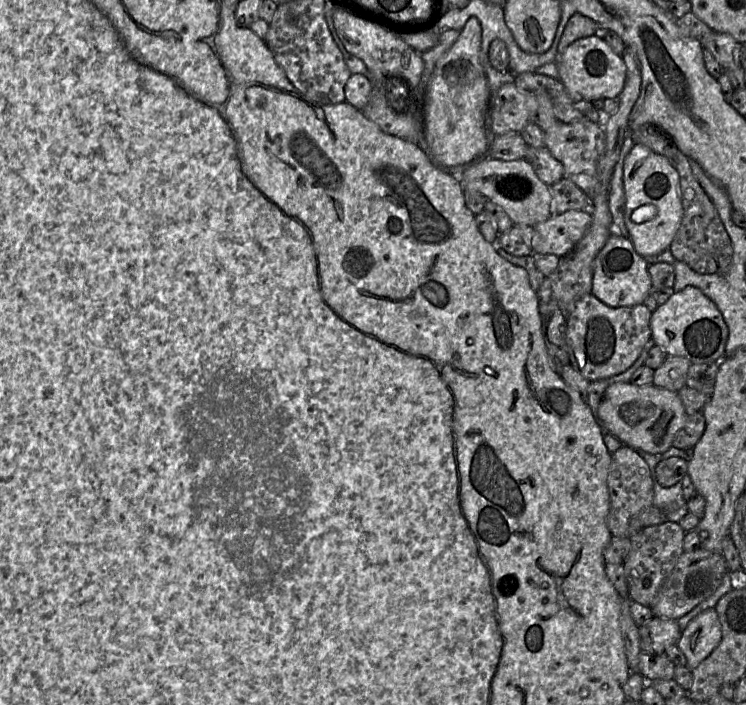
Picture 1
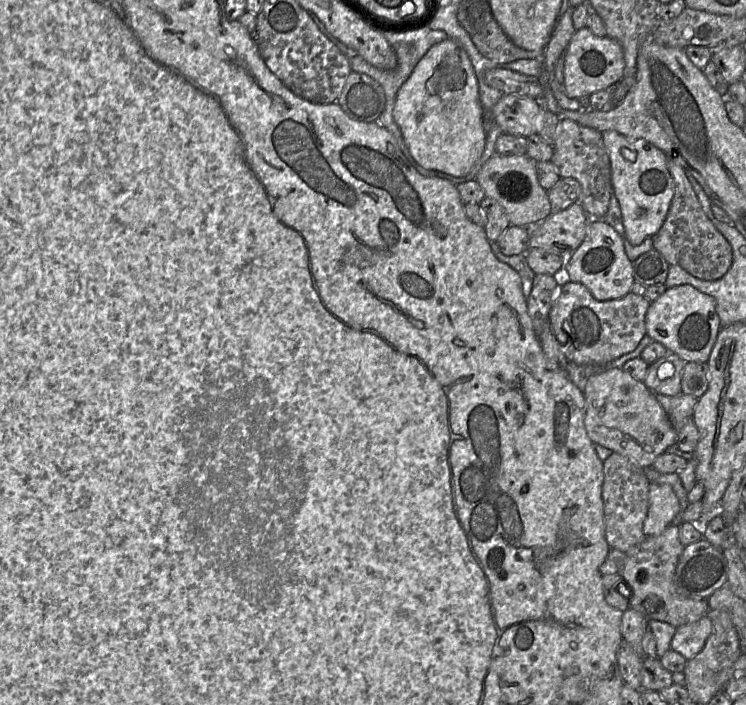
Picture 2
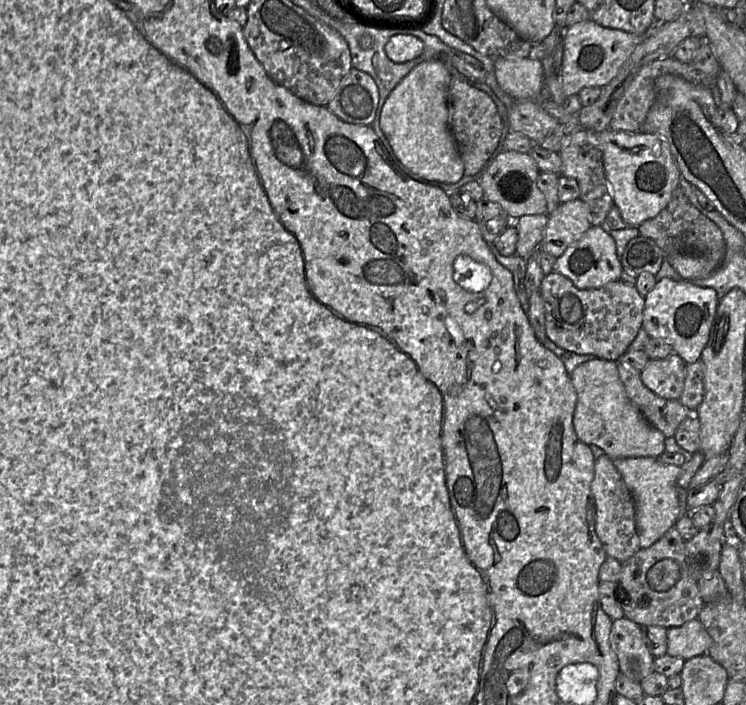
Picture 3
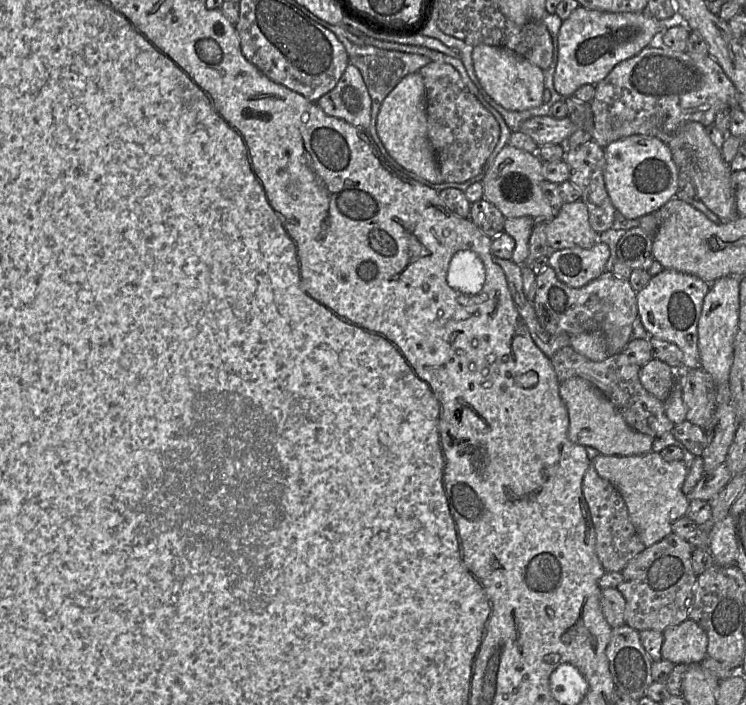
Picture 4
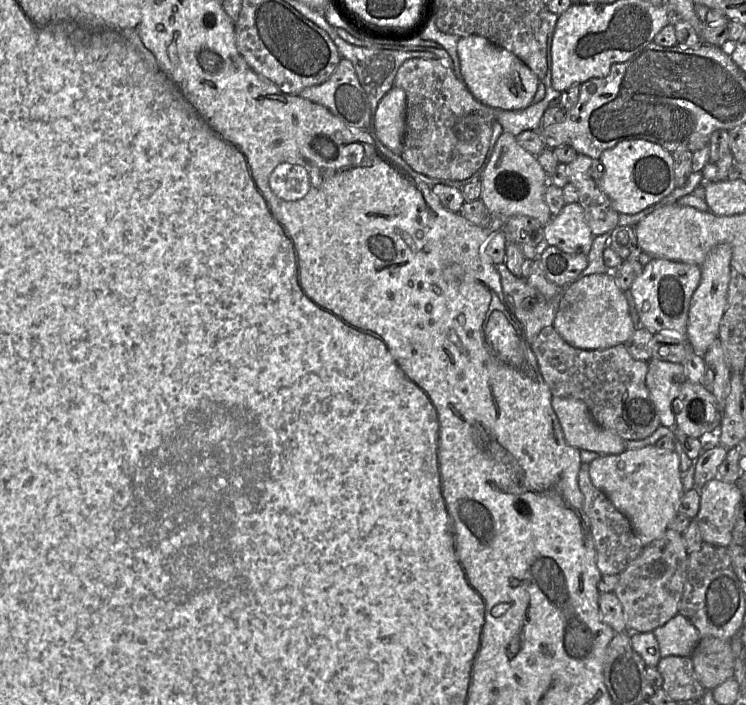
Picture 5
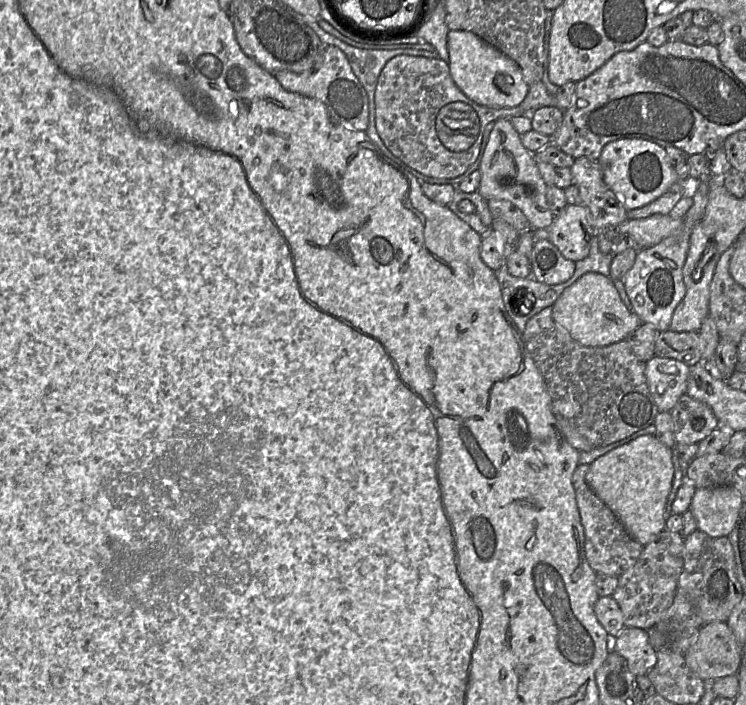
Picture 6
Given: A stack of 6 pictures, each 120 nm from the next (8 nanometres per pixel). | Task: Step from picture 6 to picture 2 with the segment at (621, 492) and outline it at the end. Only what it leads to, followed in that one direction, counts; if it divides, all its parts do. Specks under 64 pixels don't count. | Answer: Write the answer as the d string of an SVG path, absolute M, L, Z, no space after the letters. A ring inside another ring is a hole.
M650 483L649 508L643 525L646 537L661 534L672 524L679 510L679 501L668 484Z

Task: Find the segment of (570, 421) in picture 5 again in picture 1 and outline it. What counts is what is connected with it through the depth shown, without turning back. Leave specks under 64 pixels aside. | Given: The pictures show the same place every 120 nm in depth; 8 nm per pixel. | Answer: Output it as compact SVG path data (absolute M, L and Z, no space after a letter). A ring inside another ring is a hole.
M616 382L604 392L596 417L605 433L615 436L622 445L654 455L665 453L687 419L678 392L651 385L637 386Z

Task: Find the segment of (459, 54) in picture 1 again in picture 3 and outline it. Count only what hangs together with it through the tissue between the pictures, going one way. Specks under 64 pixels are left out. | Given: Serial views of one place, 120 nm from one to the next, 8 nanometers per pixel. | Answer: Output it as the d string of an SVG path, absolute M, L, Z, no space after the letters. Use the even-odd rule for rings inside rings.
M430 59L415 66L391 91L380 114L380 128L391 153L400 165L421 183L456 183L464 176L464 164L449 125L448 88L452 74L441 59Z

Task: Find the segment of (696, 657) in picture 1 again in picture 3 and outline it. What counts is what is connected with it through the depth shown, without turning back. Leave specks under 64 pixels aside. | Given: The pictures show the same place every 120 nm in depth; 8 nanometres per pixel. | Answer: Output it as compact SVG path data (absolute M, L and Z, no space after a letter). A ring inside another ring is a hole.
M698 619L688 621L679 627L667 628L666 654L669 656L686 661L707 654L711 644L711 637Z

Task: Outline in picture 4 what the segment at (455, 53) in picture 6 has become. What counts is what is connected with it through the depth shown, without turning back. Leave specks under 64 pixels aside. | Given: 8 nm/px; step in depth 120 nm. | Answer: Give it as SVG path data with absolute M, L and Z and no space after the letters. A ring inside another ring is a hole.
M485 44L473 48L472 60L482 90L506 110L525 111L544 104L544 71L530 61L505 48Z

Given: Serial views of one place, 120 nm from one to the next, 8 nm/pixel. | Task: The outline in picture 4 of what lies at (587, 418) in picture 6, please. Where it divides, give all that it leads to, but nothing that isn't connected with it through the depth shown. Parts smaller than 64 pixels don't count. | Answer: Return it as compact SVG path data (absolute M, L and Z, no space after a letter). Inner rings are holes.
M566 346L557 351L550 360L560 383L573 377L591 382L614 405L632 429L653 438L673 430L675 424L667 417L663 401L643 387L640 381L641 367L632 363L623 352L610 355L602 361L592 361L571 346Z

